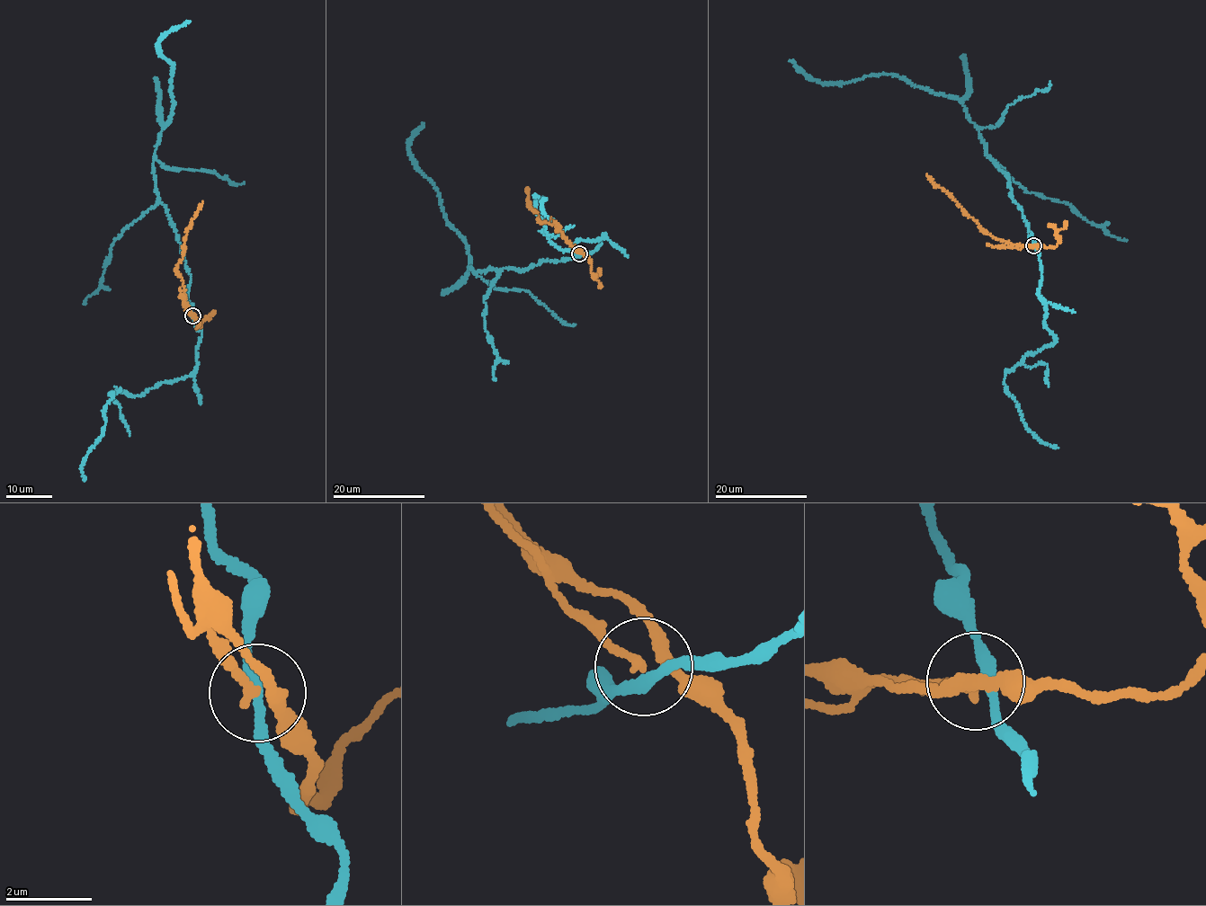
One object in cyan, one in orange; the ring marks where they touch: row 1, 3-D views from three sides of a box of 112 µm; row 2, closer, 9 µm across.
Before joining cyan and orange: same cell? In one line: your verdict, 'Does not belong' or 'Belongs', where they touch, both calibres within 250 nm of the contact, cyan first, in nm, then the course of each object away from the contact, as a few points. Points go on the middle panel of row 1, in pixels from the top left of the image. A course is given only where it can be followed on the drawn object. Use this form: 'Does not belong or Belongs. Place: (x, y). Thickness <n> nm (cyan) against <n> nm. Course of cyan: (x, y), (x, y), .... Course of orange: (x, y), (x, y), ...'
Does not belong. Place: (579, 253). Thickness 240 nm (cyan) against 220 nm. Course of cyan: (579, 253), (525, 270), (468, 268), (463, 236), (409, 150), (424, 123). Course of orange: (579, 253), (557, 226), (540, 221), (538, 214), (528, 204), (526, 188)

